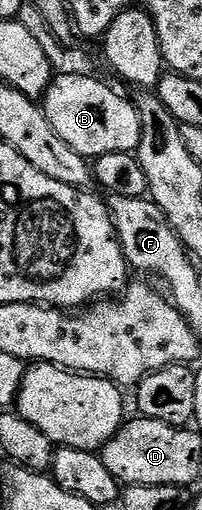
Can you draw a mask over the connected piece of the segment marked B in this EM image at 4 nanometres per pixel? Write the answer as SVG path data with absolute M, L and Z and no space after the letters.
M59 75L52 78L47 86L46 95L42 96L43 112L49 117L49 125L57 129L57 137L65 141L77 153L89 161L100 159L105 153L138 152L143 122L139 108L123 95L118 95L113 88L101 80L89 75Z

